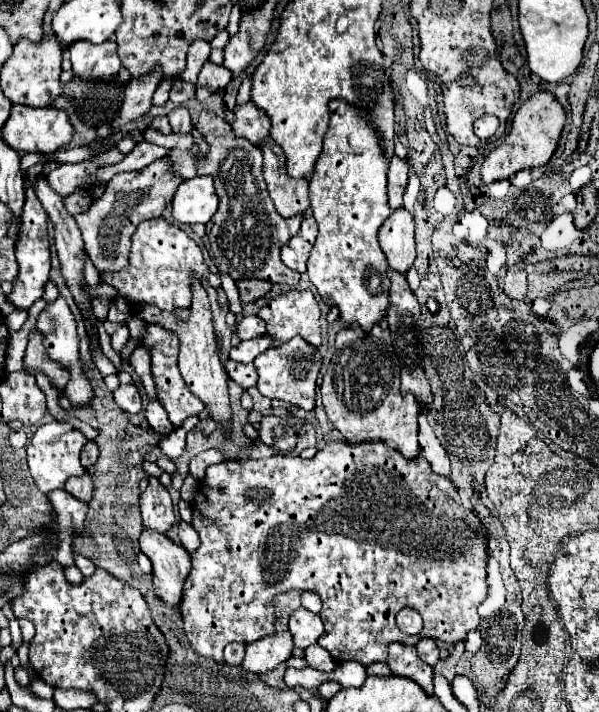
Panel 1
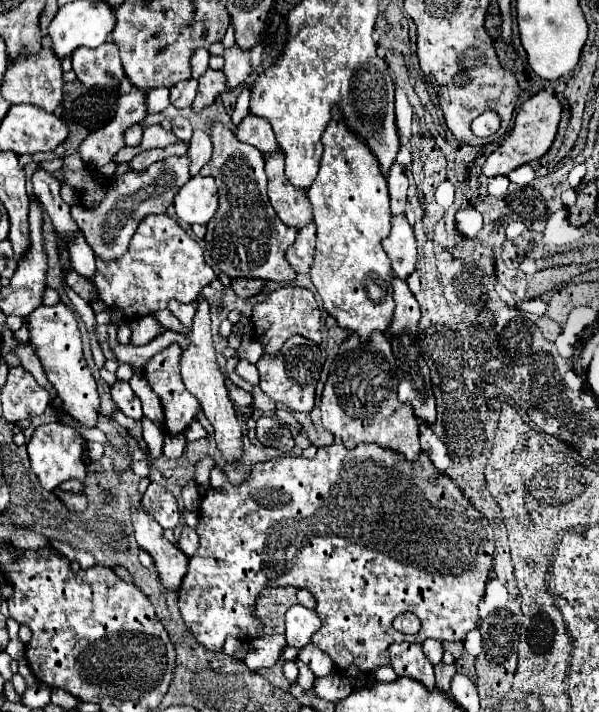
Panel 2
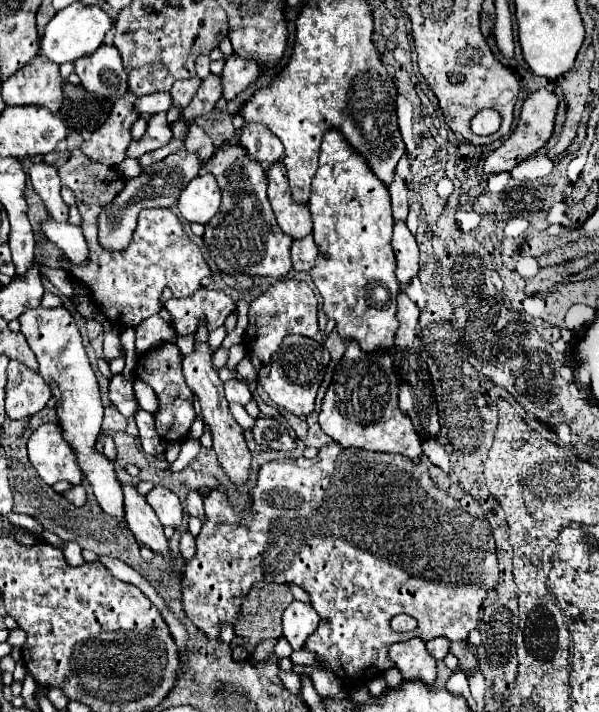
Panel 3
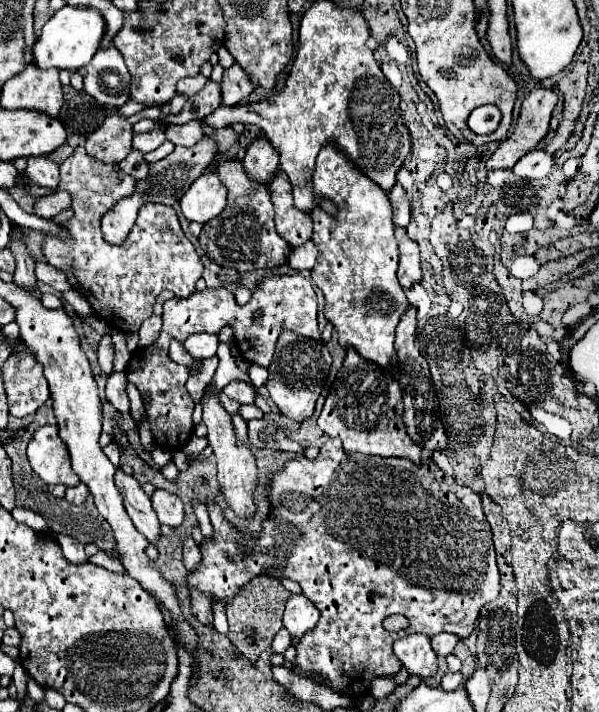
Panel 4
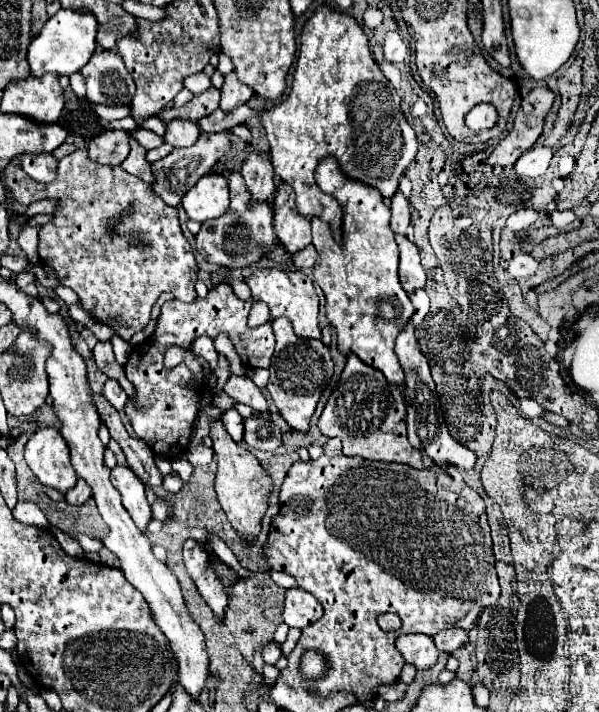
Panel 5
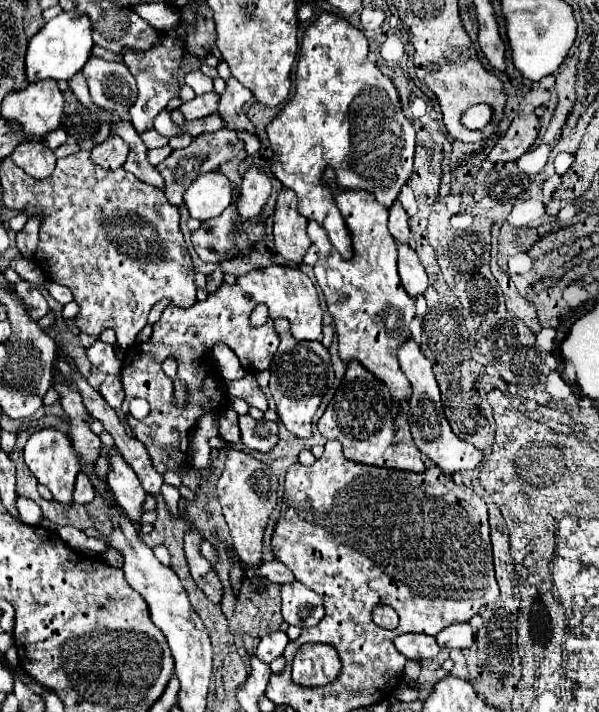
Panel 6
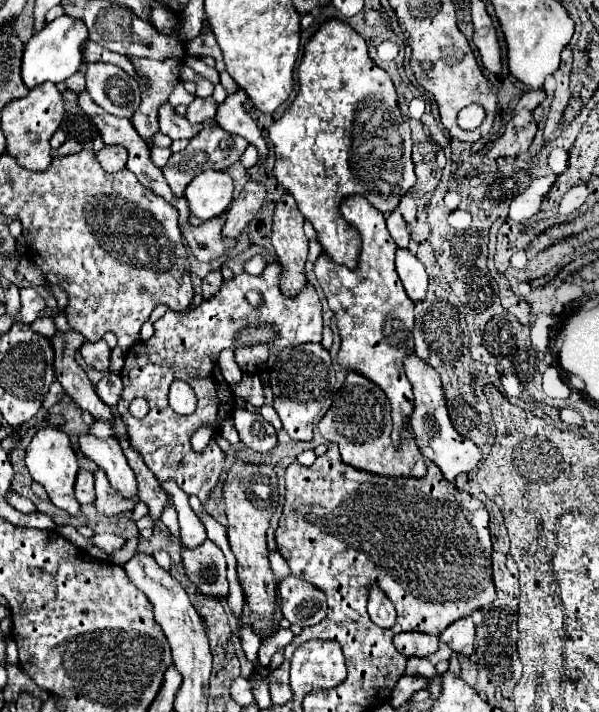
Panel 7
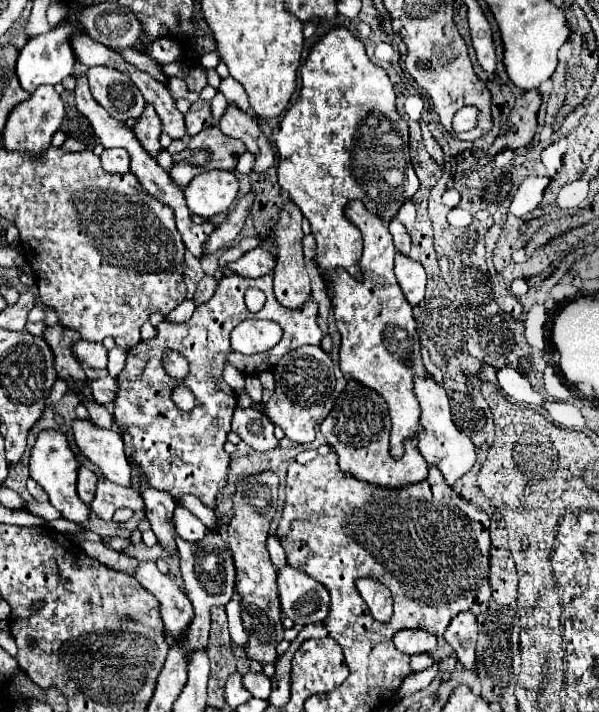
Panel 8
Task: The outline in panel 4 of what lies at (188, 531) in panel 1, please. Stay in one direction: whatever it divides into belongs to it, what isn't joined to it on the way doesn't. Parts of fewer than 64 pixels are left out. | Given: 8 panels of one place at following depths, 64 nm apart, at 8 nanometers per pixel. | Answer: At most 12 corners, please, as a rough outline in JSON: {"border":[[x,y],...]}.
{"border":[[186,538],[184,566],[196,570],[200,566],[202,554],[192,538]]}

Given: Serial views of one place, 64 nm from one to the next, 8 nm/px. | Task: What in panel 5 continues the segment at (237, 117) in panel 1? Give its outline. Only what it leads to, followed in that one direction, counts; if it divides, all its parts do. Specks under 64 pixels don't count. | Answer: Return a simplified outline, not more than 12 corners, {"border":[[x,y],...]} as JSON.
{"border":[[252,152],[242,166],[250,204],[274,192],[270,156]]}

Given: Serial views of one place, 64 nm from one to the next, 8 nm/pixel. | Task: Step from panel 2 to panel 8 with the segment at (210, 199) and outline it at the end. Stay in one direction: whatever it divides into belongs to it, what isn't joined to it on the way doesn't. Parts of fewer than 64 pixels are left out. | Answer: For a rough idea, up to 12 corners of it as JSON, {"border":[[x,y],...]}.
{"border":[[202,172],[184,188],[192,214],[212,218],[238,196],[234,172]]}

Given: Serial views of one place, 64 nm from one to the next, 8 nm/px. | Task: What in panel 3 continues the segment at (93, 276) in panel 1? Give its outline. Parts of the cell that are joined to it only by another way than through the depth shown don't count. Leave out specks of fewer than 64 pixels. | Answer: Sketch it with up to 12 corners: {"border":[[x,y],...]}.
{"border":[[48,218],[40,230],[70,258],[88,260],[82,230]]}

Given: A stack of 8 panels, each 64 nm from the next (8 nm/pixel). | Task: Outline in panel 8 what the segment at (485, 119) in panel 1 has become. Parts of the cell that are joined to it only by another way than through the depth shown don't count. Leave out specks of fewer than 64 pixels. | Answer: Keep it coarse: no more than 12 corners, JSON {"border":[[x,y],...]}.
{"border":[[474,106],[460,108],[452,120],[454,132],[472,130],[478,118]]}

